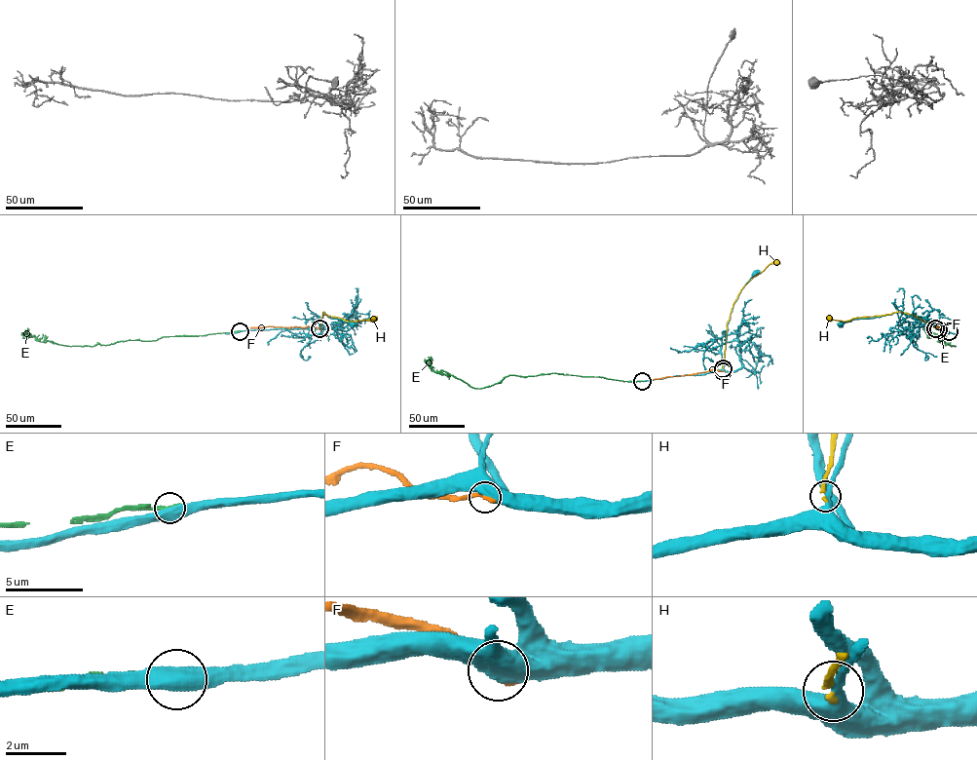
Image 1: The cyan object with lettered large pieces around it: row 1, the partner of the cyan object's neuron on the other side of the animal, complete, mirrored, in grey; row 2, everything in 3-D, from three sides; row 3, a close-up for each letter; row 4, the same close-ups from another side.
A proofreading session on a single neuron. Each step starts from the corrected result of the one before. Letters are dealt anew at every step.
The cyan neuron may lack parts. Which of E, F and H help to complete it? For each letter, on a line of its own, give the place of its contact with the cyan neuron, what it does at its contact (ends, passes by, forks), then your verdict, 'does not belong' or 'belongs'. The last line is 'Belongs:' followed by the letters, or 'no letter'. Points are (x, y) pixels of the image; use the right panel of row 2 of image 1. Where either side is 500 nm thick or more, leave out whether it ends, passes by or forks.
E: (949, 331) | does not belong
F: (938, 329) | does not belong
H: (935, 328) | it ends | does not belong
Belongs: no letter

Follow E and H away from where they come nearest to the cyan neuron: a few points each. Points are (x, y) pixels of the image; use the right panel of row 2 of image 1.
E: (949, 331), (942, 336), (942, 345), (956, 346), (938, 342), (940, 337), (932, 333), (928, 338), (927, 333)
H: (935, 328), (913, 315), (900, 312), (845, 321), (829, 318)

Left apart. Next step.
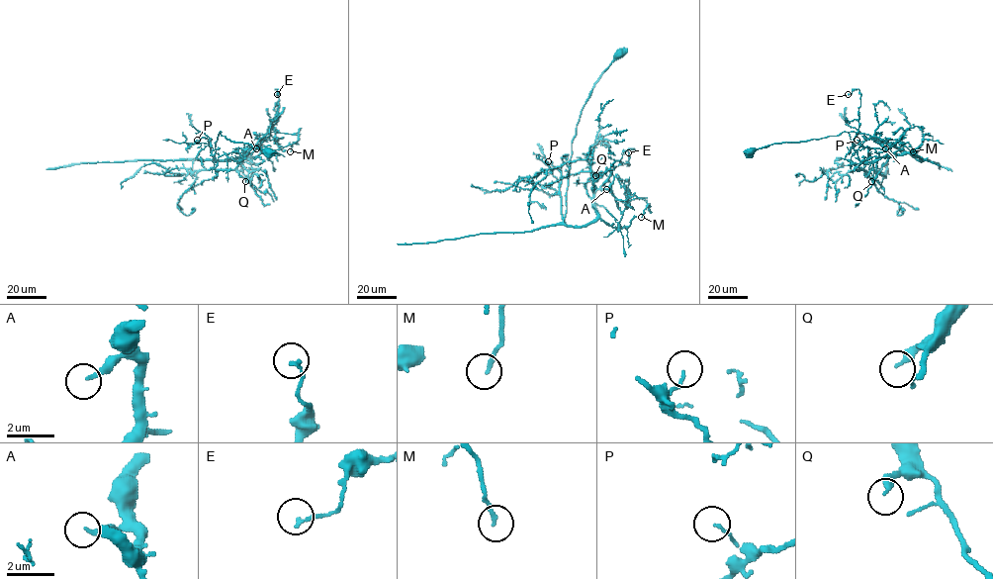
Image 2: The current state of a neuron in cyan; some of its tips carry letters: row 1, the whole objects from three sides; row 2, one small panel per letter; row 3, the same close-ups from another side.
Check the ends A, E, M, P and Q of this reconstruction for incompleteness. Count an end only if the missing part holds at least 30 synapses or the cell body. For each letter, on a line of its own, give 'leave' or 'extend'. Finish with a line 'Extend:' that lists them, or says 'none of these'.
A: leave
E: leave
M: leave
P: leave
Q: leave
Extend: none of these

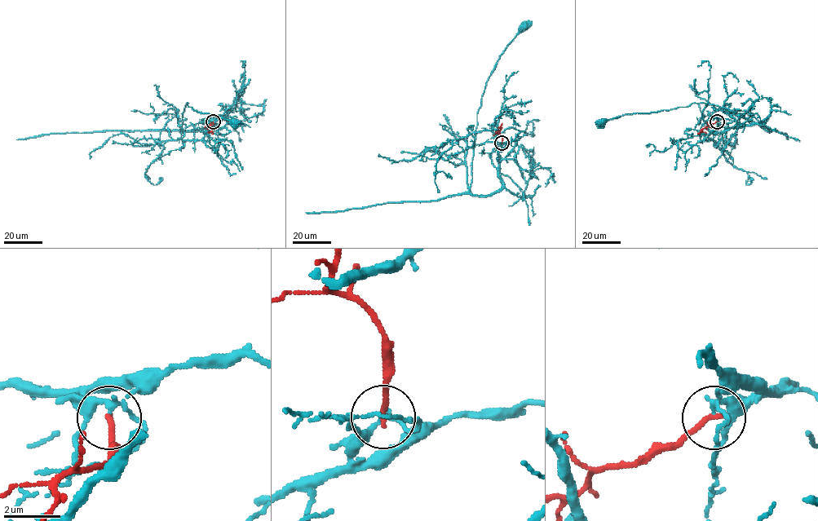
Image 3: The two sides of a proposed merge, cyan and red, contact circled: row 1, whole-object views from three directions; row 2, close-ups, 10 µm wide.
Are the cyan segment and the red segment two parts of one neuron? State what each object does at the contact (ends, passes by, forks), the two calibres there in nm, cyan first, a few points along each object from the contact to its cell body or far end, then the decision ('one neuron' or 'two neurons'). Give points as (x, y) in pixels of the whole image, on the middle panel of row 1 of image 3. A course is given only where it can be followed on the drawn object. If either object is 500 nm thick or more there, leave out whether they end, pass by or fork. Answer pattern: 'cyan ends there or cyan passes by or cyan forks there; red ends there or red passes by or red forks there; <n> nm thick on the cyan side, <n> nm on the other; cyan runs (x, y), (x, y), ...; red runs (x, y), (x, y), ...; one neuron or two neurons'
cyan forks there; red ends there; 120 nm thick on the cyan side, 200 nm on the other; cyan runs (502, 143), (490, 155), (501, 187), (486, 196), (473, 195), (469, 188), (481, 97), (500, 55), (523, 28); red runs (502, 143), (502, 137), (498, 133), (500, 127), (497, 132); two neurons

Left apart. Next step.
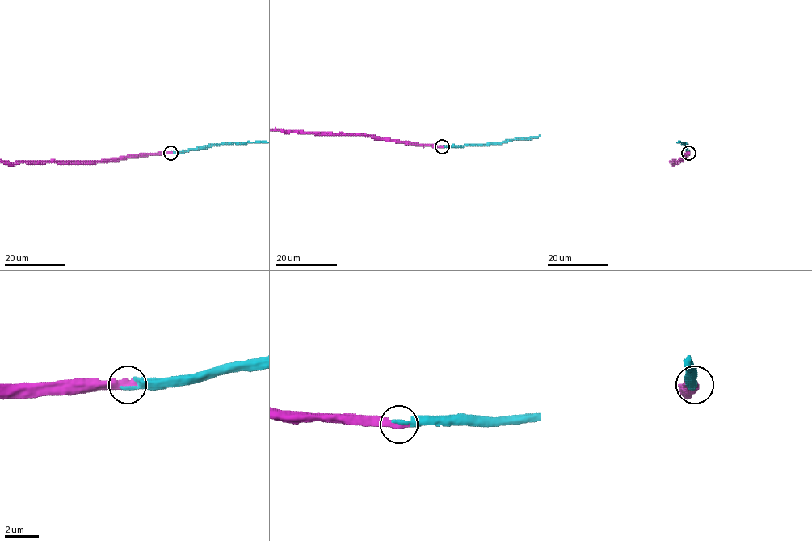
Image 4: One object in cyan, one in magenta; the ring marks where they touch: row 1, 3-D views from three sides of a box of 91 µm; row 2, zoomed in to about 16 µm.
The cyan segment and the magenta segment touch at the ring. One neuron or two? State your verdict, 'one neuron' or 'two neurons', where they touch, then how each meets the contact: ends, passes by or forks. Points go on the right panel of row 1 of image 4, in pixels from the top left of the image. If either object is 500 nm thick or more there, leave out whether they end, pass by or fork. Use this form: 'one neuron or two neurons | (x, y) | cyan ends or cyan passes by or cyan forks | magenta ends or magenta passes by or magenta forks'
one neuron | (688, 153) | cyan ends | magenta ends

